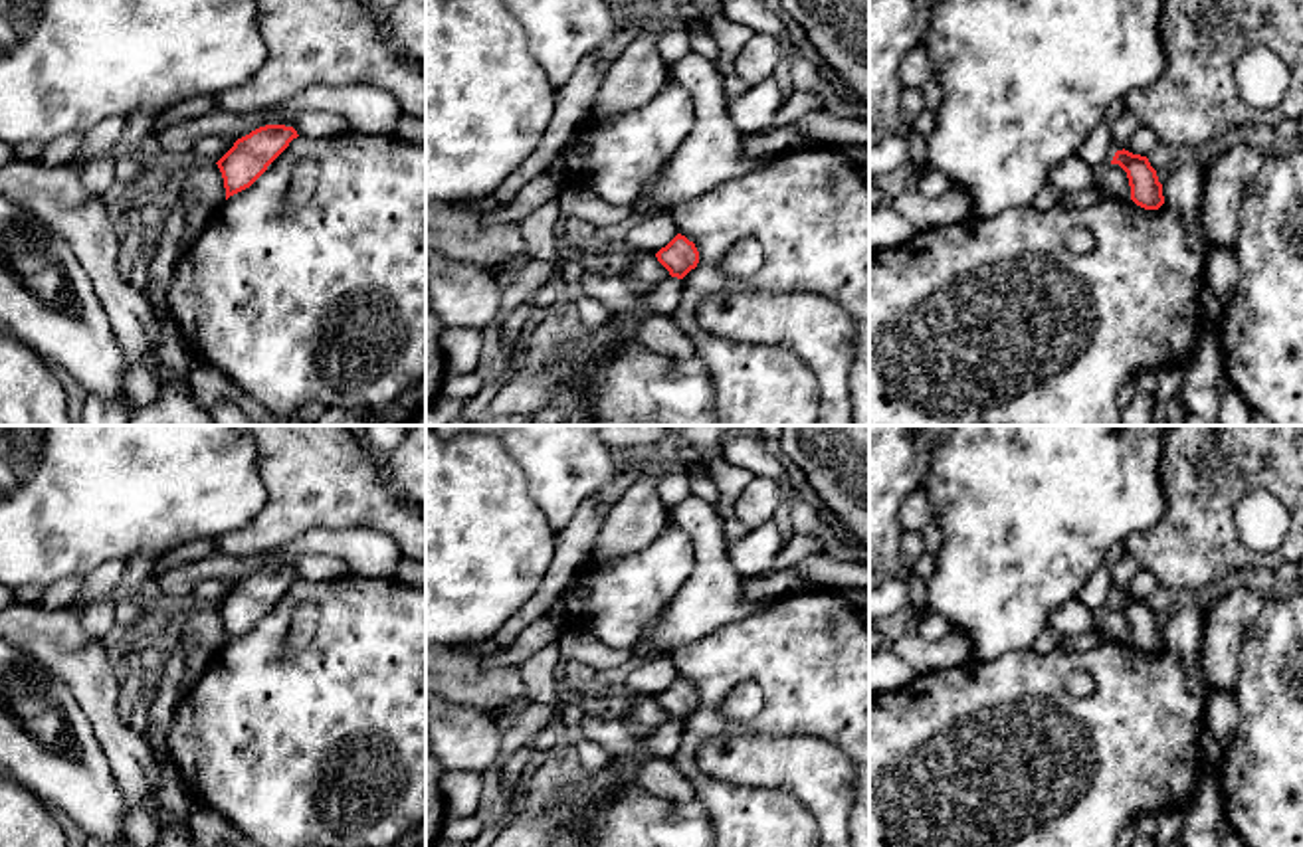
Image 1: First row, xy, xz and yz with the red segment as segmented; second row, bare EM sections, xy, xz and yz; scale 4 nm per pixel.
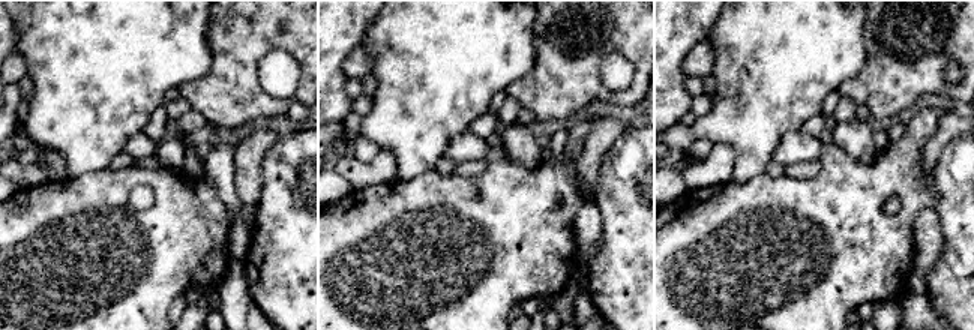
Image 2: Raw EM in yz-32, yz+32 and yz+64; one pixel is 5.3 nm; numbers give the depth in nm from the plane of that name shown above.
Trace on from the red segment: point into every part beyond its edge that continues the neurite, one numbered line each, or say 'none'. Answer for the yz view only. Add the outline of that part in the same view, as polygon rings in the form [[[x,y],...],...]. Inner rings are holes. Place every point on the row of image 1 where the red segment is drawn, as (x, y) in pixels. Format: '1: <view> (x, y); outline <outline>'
none

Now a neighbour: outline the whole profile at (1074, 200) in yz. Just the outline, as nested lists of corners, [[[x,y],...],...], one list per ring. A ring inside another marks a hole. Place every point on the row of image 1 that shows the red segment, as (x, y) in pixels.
[[[1093,186],[1089,190],[1065,194],[1057,206],[1069,208],[1069,210],[1083,210],[1083,208],[1093,206],[1097,200],[1099,200],[1099,188]]]

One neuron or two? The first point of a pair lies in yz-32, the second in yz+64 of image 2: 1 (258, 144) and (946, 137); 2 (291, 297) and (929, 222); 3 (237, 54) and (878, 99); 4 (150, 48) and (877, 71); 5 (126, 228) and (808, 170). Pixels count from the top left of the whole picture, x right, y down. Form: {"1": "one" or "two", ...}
{"1": "one", "2": "two", "3": "one", "4": "two", "5": "two"}

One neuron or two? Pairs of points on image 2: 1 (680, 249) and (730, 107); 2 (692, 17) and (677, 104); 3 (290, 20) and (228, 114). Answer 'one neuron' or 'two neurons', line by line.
1: two neurons
2: one neuron
3: one neuron

